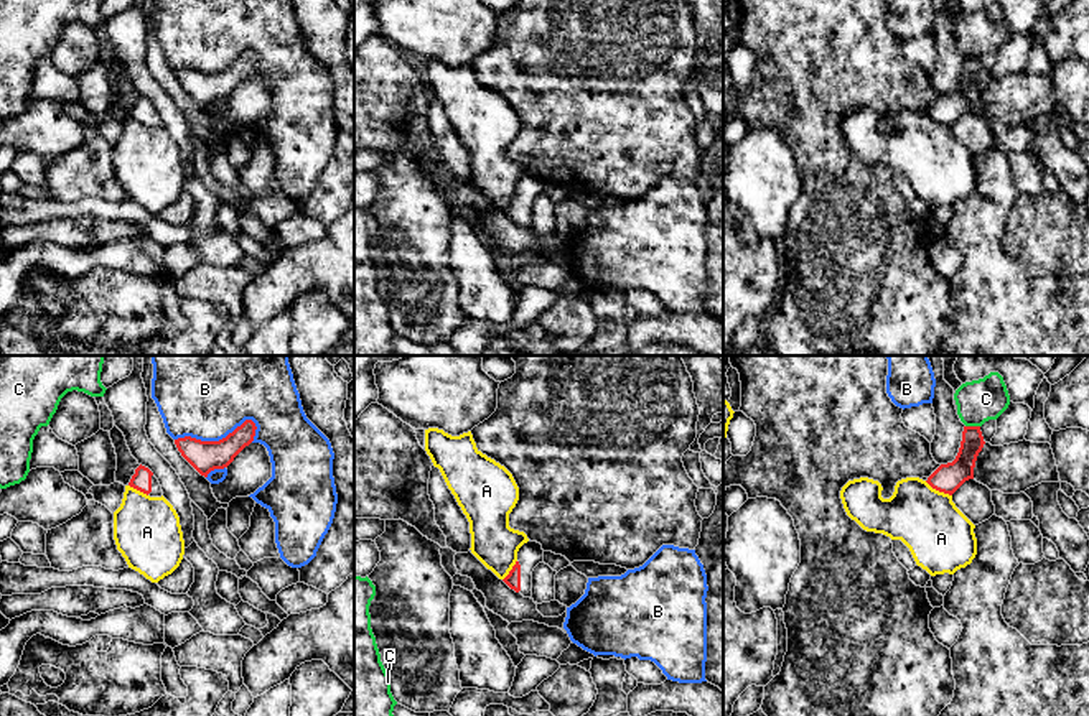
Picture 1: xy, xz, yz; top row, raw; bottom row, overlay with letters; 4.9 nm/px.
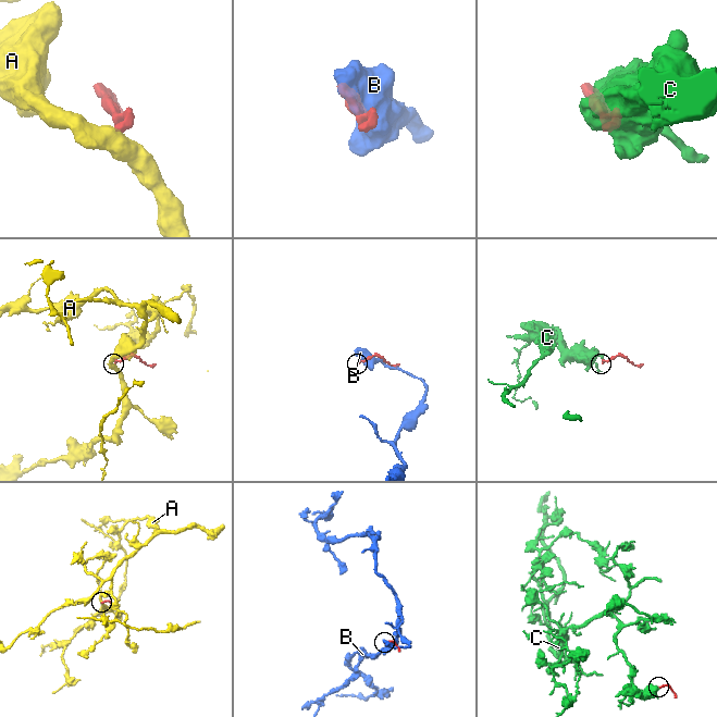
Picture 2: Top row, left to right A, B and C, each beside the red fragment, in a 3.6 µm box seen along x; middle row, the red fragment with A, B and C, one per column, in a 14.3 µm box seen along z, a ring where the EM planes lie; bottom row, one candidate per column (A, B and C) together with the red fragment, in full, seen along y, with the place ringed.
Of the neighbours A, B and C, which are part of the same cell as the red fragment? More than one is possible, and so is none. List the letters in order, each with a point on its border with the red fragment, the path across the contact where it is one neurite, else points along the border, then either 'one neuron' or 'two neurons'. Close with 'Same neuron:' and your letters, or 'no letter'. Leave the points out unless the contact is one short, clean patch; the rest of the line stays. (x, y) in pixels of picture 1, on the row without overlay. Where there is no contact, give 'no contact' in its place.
A: contact yz (938, 120); border yz (925, 112), (951, 127); two neurons
B: contact xy (216, 73); two neurons
C: contact yz (972, 58); border yz (966, 56), (979, 58); two neurons
Same neuron: no letter

